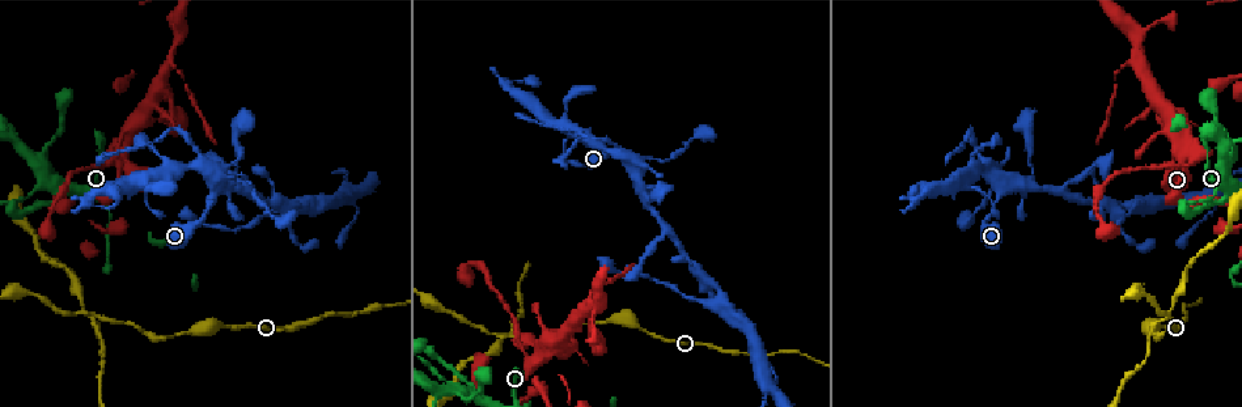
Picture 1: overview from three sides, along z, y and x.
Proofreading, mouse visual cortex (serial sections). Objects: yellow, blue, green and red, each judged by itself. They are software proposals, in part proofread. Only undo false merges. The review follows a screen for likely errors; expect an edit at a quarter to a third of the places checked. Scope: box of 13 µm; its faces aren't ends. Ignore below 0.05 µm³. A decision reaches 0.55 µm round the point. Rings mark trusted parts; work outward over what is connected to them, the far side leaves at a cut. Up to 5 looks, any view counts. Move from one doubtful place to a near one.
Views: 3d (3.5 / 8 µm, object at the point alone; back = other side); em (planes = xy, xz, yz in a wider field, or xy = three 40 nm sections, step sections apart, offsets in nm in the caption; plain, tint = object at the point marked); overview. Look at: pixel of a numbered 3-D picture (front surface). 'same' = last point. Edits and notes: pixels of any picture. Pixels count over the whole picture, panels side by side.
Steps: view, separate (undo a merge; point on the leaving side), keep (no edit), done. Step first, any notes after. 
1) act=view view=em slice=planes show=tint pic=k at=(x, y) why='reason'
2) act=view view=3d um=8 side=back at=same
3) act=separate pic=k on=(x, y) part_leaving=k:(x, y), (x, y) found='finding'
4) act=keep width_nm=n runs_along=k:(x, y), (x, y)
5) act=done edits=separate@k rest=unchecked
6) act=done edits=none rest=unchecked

act=view view=3d um=3.5 pic=1 at=(205, 165) why='two arms in line, one across'

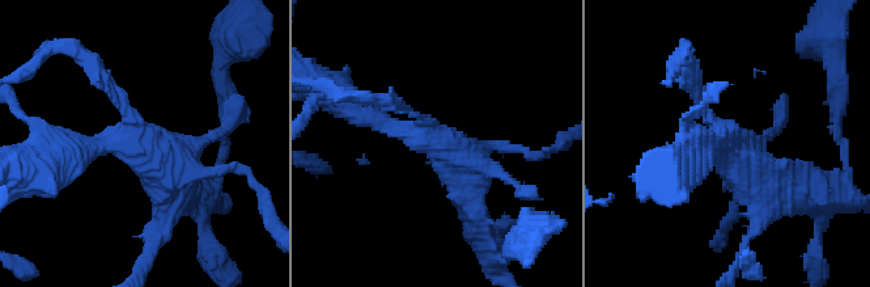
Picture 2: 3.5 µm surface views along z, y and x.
act=view view=em slice=xy step=5 show=tint pic=2 at=(428, 137)

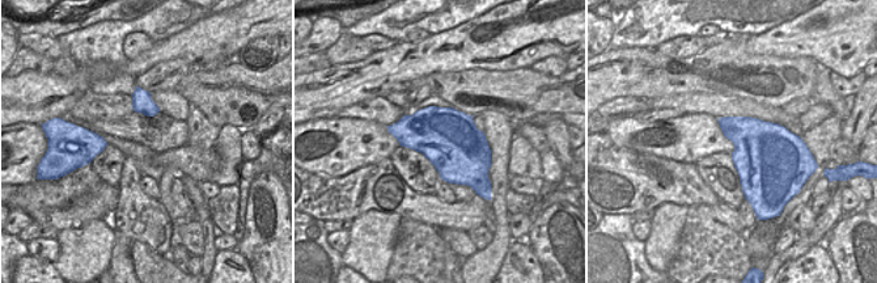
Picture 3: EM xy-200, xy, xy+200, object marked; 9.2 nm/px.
act=view view=em slice=planes show=tint at=same why='cut it another way'

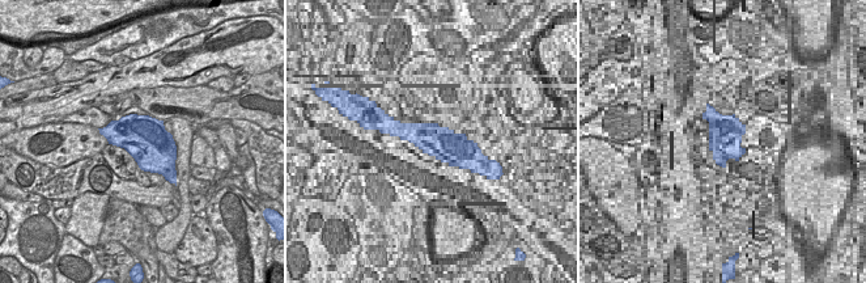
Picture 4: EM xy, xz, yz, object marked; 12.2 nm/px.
act=keep arms=3 arm_widths_nm=100,300,450 runs_along=2:(465, 180), (436, 139), (352, 105) found='continuous, no second cell'

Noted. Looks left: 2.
act=view view=3d um=3.5 side=back pic=1 at=(92, 193) why='sharp bend'

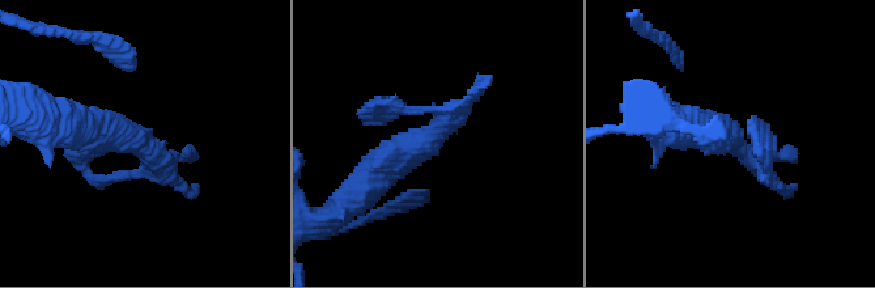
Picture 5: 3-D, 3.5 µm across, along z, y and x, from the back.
act=view view=em slice=xy step=5 show=tint pic=5 at=(137, 149) why='now the EM'

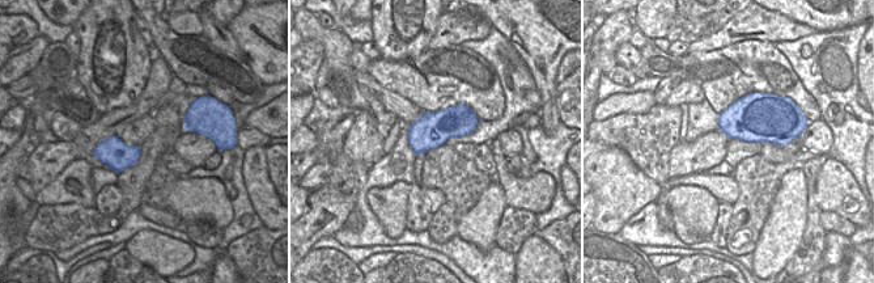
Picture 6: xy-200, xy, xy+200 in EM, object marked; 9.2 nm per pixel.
act=keep runs_along=5:(684, 128), (725, 132), (768, 177) found='one cell here'

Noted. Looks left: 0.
act=done edits=none rest=unchecked

